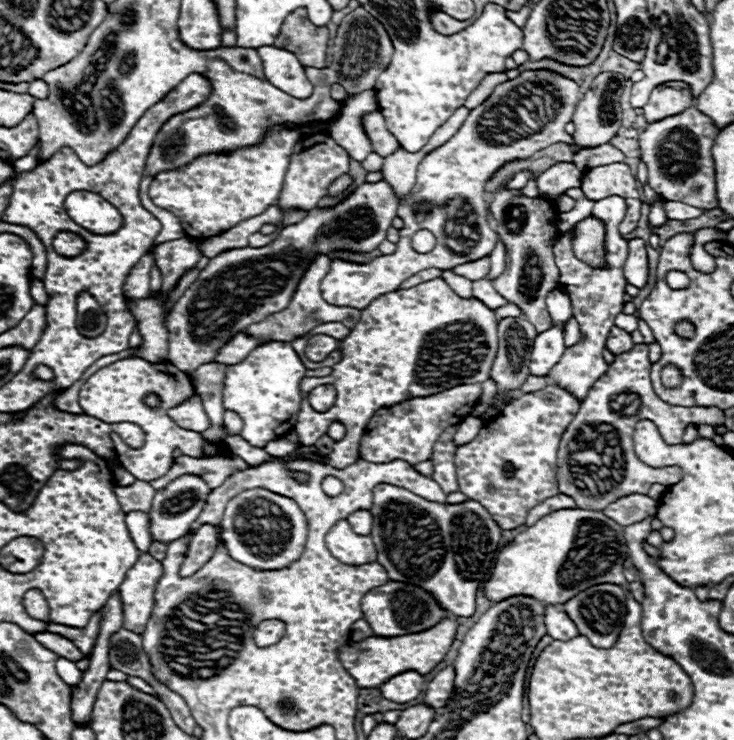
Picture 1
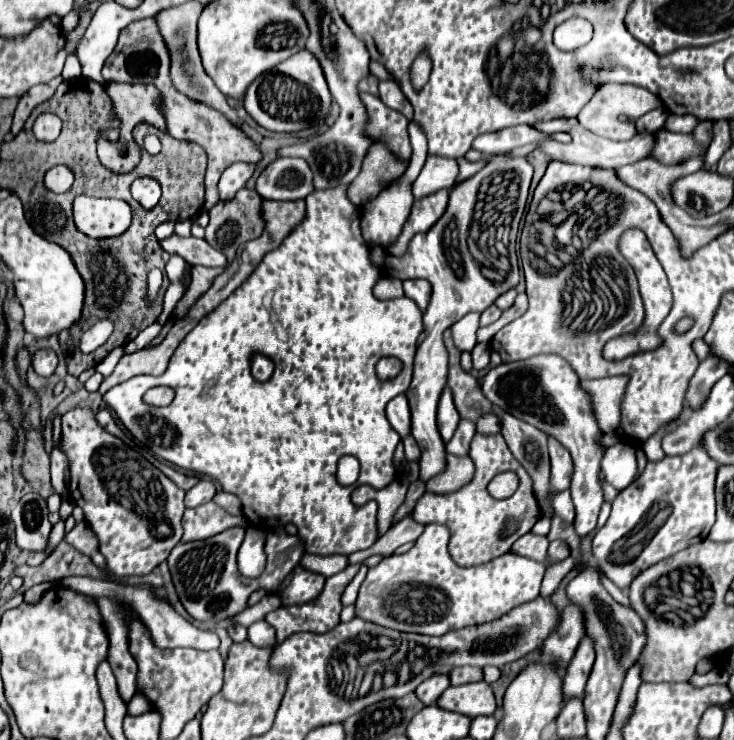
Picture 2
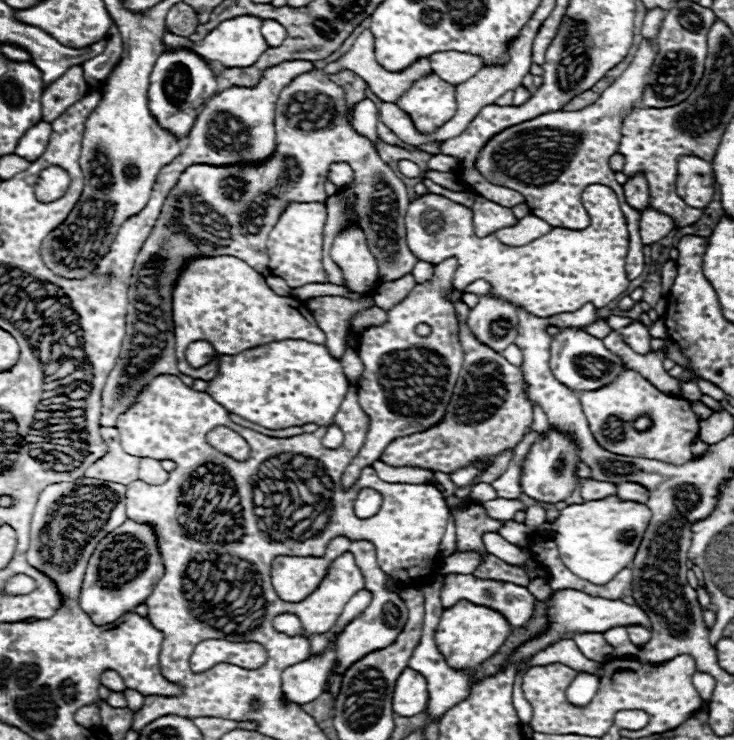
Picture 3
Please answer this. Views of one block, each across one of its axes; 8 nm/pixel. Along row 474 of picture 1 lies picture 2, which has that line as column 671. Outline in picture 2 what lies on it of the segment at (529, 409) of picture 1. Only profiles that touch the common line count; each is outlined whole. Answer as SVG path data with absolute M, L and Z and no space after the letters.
M702 446L680 456L666 456L660 462L648 462L642 476L616 496L610 518L594 536L594 560L606 578L618 588L628 588L646 568L704 540L714 524L716 468Z

